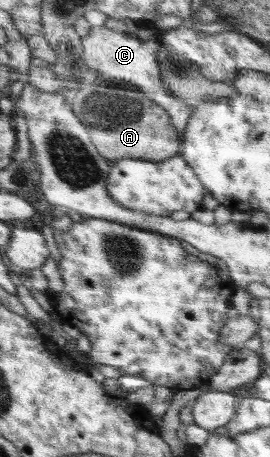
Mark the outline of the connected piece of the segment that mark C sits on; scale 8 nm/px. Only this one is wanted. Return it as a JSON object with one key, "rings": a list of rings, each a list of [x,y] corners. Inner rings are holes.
{"rings":[[[91,26],[90,33],[86,37],[81,37],[82,59],[86,65],[92,69],[104,73],[101,75],[104,79],[122,79],[130,81],[144,92],[144,95],[160,105],[170,116],[172,125],[180,131],[186,129],[190,121],[190,115],[194,107],[190,104],[176,98],[174,92],[162,82],[160,76],[160,64],[156,60],[156,48],[152,44],[144,43],[136,37],[126,32],[117,32],[107,28]]]}

